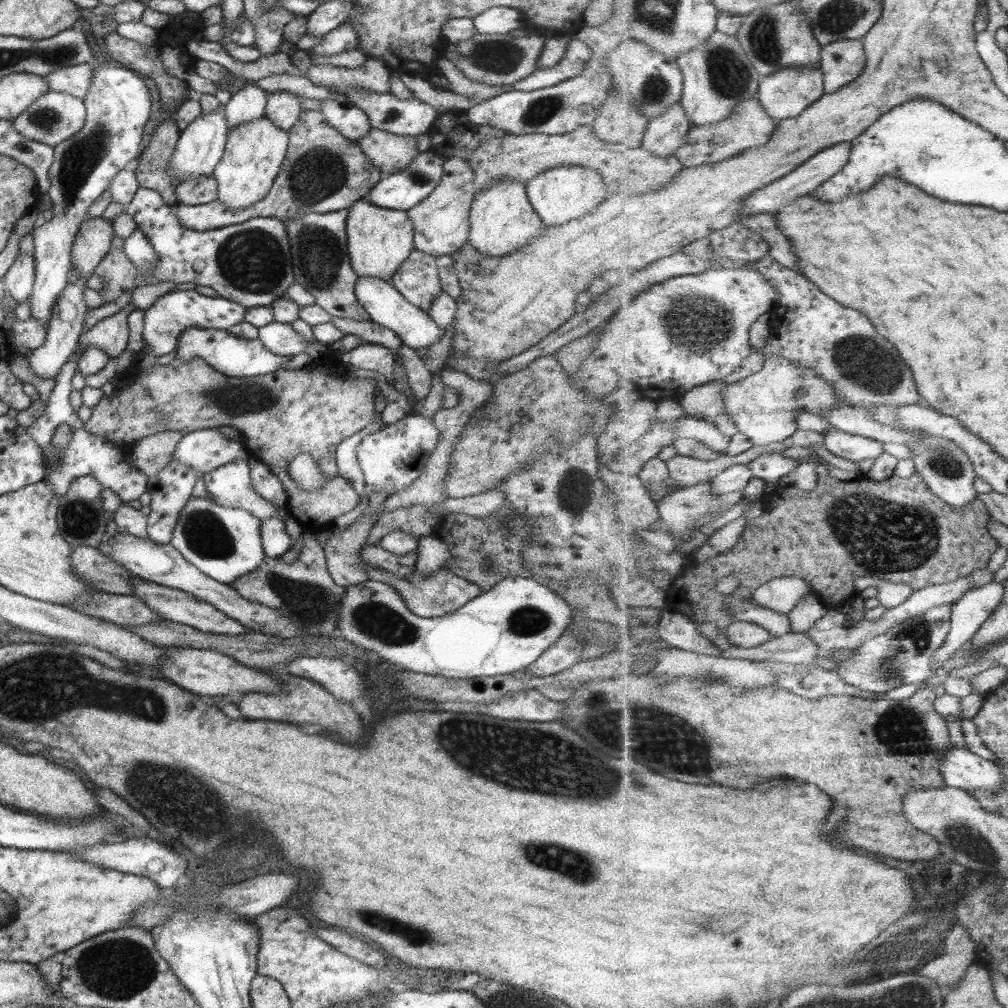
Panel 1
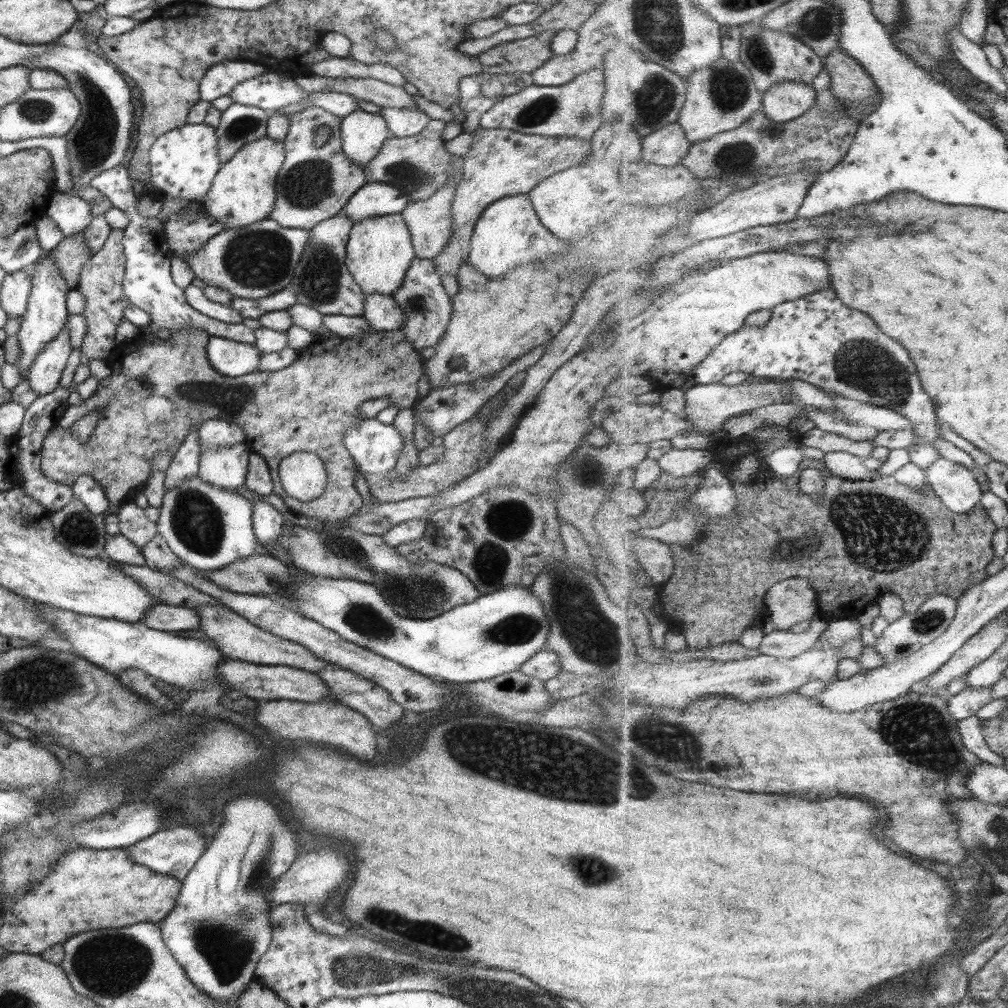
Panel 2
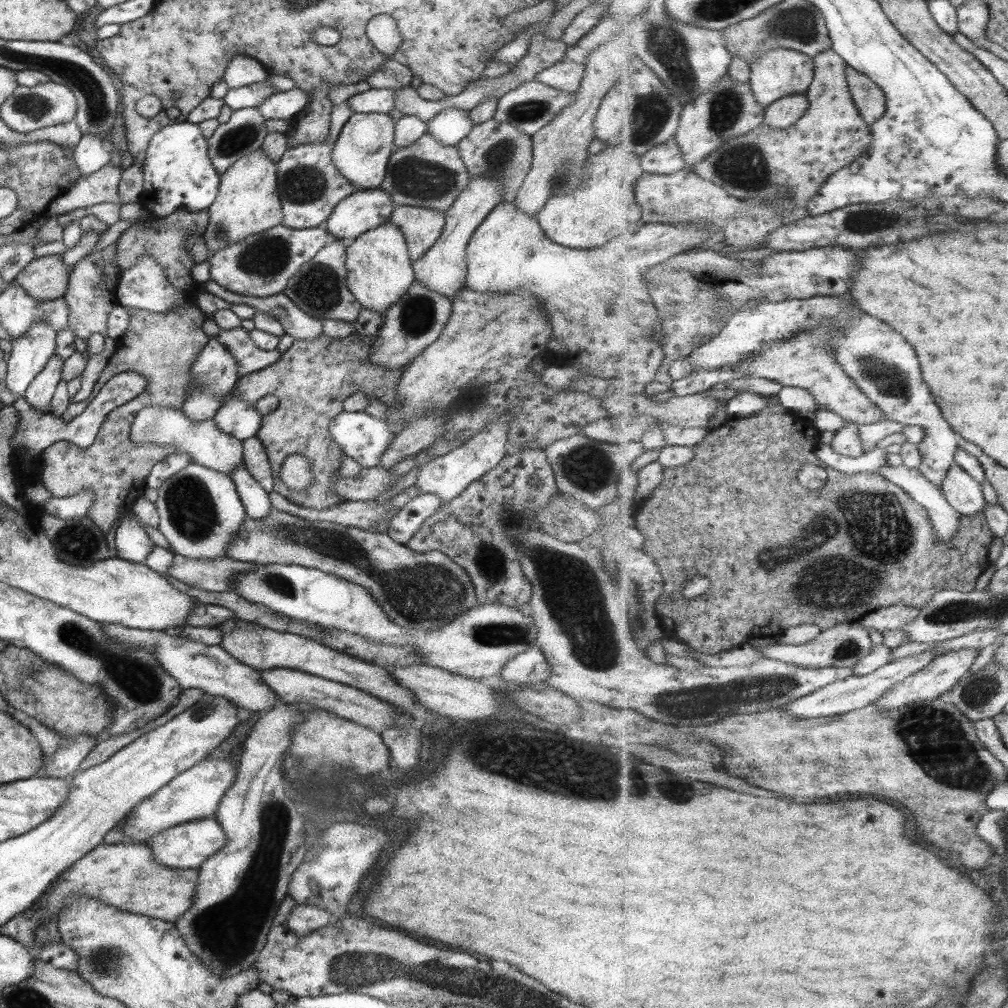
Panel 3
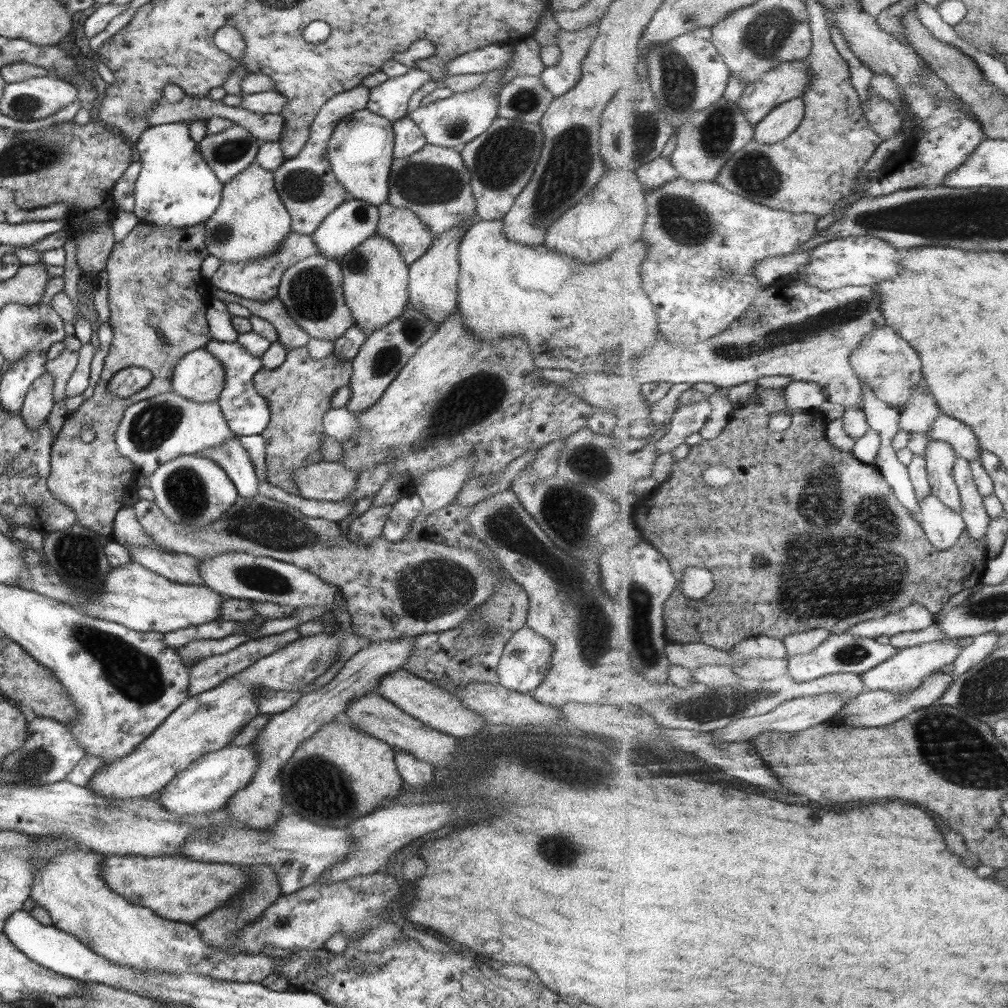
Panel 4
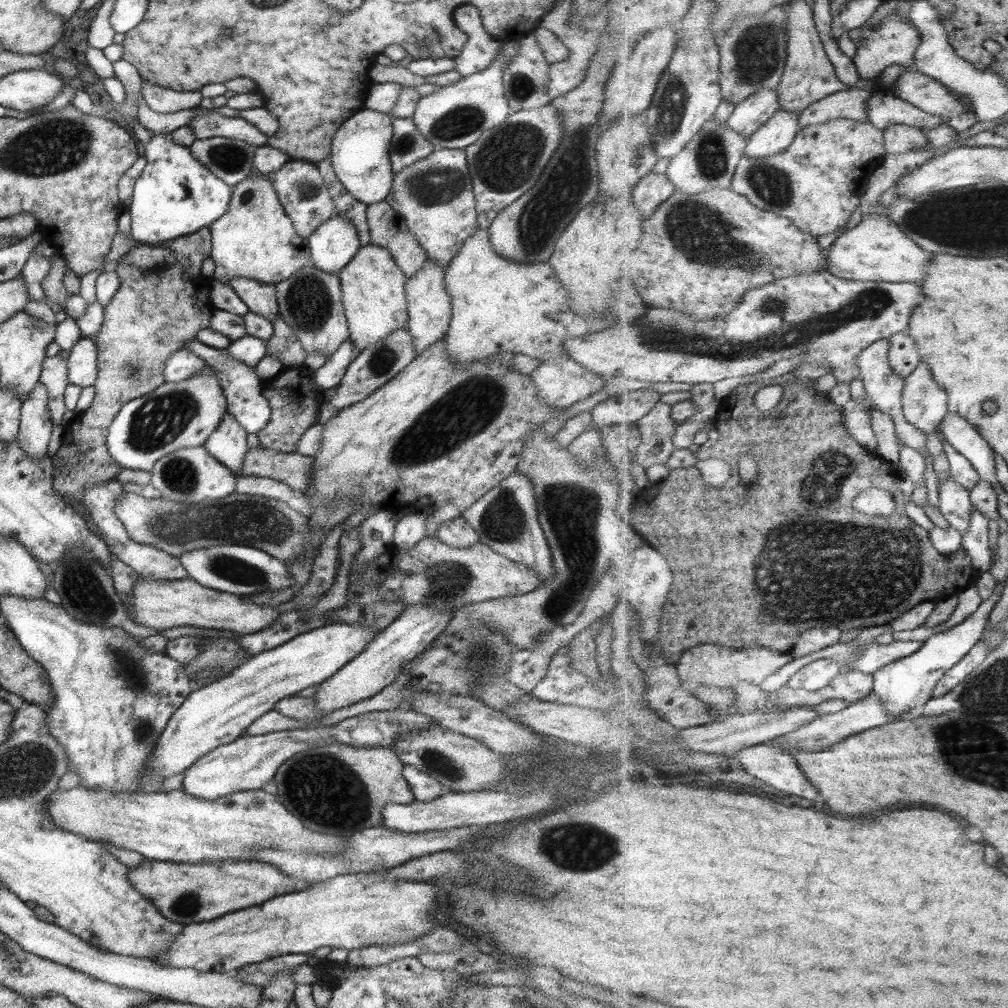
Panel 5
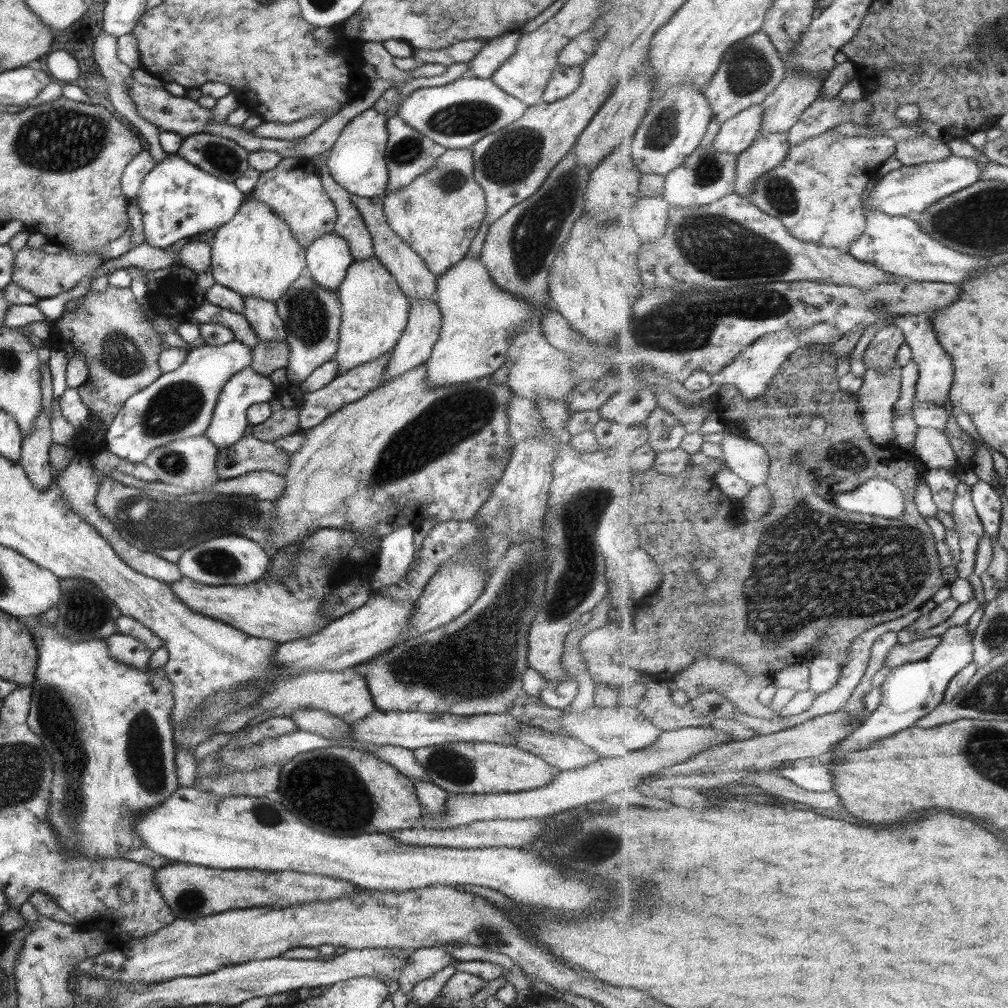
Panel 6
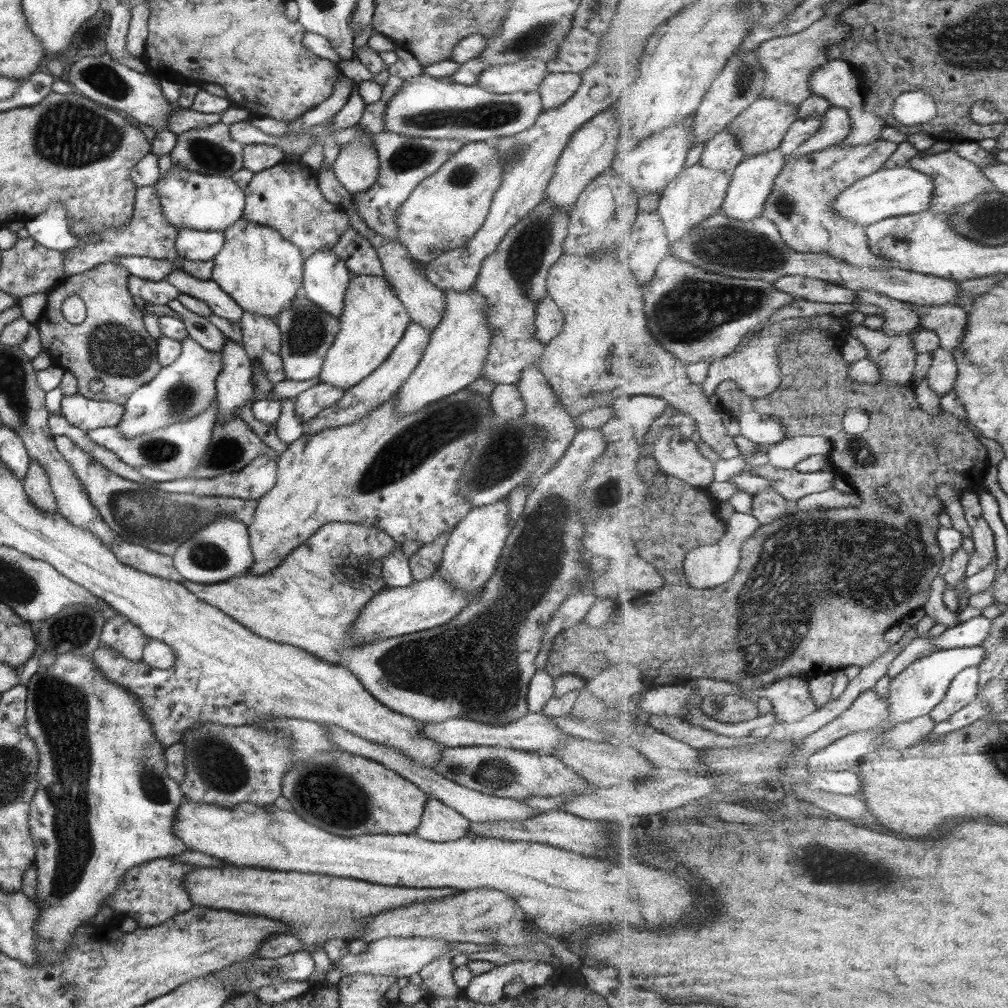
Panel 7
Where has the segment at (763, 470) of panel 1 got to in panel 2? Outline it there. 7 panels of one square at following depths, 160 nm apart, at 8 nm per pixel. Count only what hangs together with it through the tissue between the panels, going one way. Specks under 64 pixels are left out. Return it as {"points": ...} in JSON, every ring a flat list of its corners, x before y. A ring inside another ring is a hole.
{"points":[[783,446,776,448,775,452,765,457,764,464,766,464,773,473,792,478,800,471,800,464,806,458,824,460,824,456,825,452,819,450,819,448,805,447,804,450,801,450,799,447]]}

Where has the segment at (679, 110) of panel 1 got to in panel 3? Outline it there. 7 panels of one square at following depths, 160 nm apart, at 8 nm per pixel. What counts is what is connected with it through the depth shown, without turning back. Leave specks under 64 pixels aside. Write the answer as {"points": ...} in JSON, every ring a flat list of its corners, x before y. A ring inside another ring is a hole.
{"points":[[671,137,666,143,655,145,655,148,641,157,641,161,645,173,660,175,672,175,688,166,675,137]]}

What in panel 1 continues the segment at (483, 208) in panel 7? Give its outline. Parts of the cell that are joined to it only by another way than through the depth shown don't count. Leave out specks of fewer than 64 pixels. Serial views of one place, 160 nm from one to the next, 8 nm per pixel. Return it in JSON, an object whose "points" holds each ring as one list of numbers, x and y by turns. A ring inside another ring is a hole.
{"points":[[370,128,365,136,355,142,363,154,378,168,384,176,399,172,419,153,410,136,397,136]]}

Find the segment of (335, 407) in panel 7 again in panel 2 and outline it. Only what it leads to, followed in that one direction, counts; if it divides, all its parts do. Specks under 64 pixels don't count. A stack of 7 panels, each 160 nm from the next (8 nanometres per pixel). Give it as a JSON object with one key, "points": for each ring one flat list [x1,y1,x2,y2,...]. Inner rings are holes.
{"points":[[499,128,484,129,477,133,470,142,470,149,463,158,462,177,455,189,454,199,451,205,453,234,449,242,441,251,439,256,430,259,435,267,437,276,457,276,457,269,469,252,469,241,473,225,478,219,479,213,491,204,491,201,499,200,499,197,527,194,540,180,561,172,566,168,571,168,585,162,591,156,590,141,579,140,571,137,551,138,515,132,513,130,503,130]]}

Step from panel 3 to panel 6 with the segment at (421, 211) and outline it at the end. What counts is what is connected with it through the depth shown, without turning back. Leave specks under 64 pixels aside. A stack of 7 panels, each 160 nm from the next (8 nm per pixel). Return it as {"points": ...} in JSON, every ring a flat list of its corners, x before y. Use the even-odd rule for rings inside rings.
{"points":[[350,194,350,199,356,211,360,214,366,229,369,231,372,240,373,255,391,273,403,296,411,299,431,299,434,301,436,288,436,277,427,270,423,259,404,241,389,228,383,207,382,197,361,198]]}

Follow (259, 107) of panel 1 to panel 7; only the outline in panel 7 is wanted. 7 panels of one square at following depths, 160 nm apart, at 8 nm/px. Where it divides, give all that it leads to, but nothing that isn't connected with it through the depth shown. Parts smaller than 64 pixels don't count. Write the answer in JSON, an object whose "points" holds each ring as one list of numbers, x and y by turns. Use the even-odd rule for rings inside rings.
{"points":[[218,122,205,128,192,128,176,135,176,143,168,154,173,165,185,167,191,172,230,178,233,172,243,168,242,145,229,136,228,124]]}

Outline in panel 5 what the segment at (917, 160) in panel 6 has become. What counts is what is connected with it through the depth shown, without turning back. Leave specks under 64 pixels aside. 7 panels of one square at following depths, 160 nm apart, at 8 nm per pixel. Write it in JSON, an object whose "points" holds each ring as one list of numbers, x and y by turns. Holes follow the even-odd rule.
{"points":[[894,124,884,130,886,152,905,154,911,149,926,149,932,141,921,128,908,124]]}

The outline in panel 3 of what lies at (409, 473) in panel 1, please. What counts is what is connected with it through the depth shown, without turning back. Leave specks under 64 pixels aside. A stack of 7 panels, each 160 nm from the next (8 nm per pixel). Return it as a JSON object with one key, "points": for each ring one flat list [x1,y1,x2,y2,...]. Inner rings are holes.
{"points":[[342,411,331,420,328,431,344,456,351,457,362,468,377,467,381,455,393,442,392,432,385,421,363,411]]}

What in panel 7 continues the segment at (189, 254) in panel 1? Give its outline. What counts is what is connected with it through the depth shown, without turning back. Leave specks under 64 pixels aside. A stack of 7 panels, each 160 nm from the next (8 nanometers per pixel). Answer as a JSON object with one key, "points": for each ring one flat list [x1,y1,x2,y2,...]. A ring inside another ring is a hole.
{"points":[[242,312,238,325,242,334,242,348,247,358,261,365,267,380,272,384,285,379,279,356,280,330,275,320,251,312]]}

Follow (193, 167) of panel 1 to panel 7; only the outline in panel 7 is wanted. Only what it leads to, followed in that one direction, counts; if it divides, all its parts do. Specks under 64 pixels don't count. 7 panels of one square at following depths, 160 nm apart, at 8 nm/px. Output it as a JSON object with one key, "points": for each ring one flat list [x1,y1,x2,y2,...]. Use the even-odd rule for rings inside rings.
{"points":[[171,165,166,173,163,173,152,186,156,200,159,201,160,211,164,219,177,231,182,228,192,228,199,232,203,231,224,231,227,227,242,216,244,207,243,191,237,187,230,178,215,175,204,175,203,173,191,172,185,167]]}

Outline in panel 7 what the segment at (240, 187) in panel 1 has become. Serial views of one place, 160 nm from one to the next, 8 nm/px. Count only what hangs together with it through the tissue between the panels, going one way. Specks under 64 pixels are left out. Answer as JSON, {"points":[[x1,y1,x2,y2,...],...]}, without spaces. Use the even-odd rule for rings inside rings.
{"points":[[239,217,224,231,221,248,212,258,211,281,219,286,242,312,274,319,291,304,302,286,304,258,300,250,275,229]]}

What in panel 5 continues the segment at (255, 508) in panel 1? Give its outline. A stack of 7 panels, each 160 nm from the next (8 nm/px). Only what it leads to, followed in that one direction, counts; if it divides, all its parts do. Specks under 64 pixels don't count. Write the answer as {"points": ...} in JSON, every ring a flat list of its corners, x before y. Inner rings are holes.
{"points":[[204,366,187,380,163,383,155,390,126,402,108,427,106,447,111,458,122,468,150,472,156,460,182,448,202,446,221,423,225,398,214,370]]}

